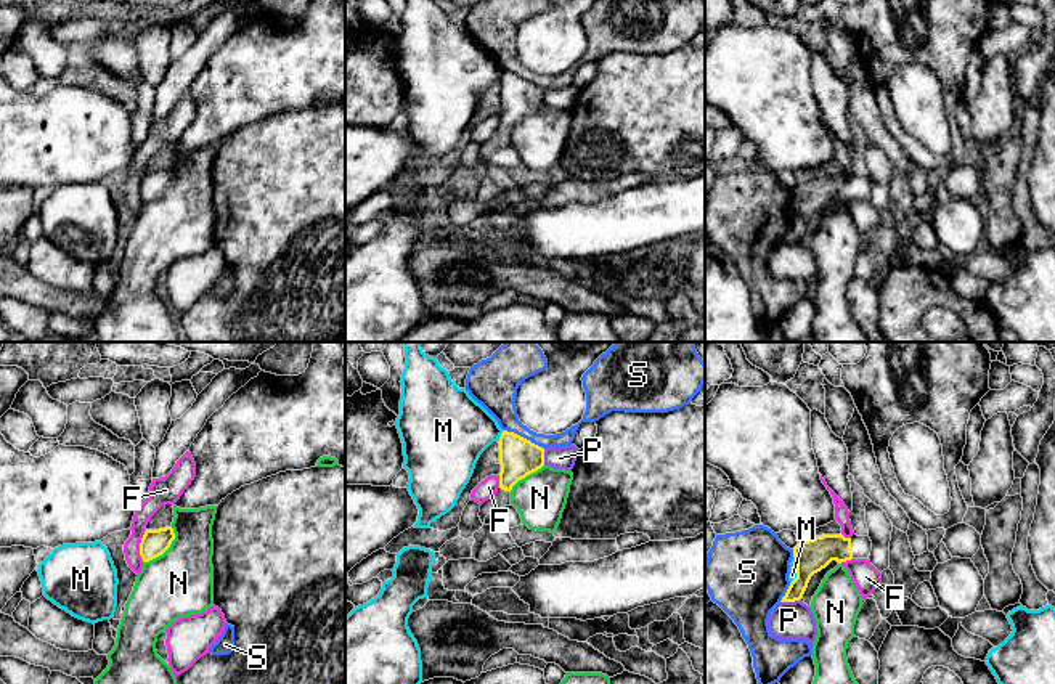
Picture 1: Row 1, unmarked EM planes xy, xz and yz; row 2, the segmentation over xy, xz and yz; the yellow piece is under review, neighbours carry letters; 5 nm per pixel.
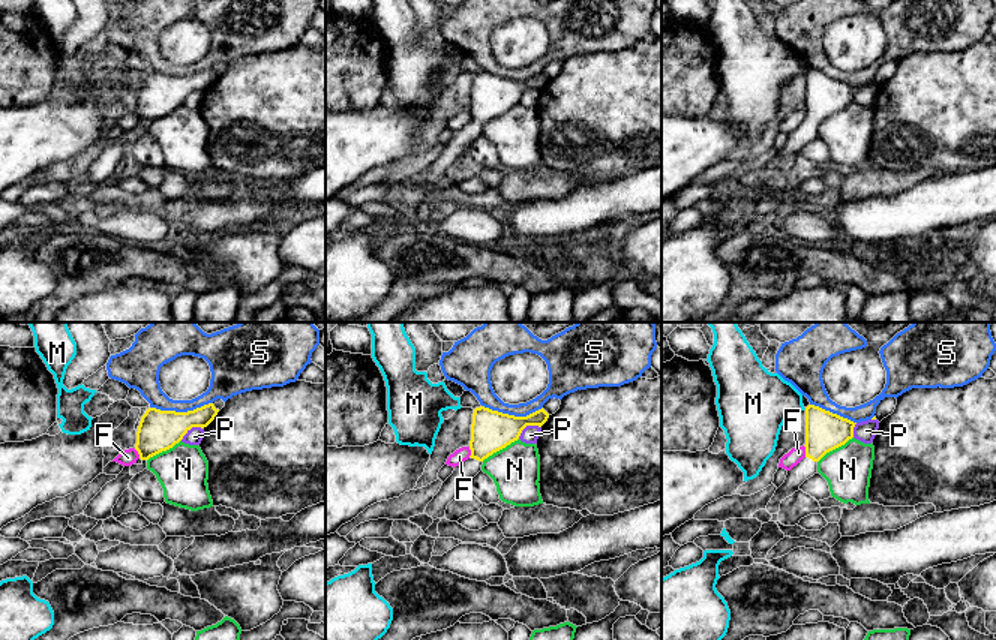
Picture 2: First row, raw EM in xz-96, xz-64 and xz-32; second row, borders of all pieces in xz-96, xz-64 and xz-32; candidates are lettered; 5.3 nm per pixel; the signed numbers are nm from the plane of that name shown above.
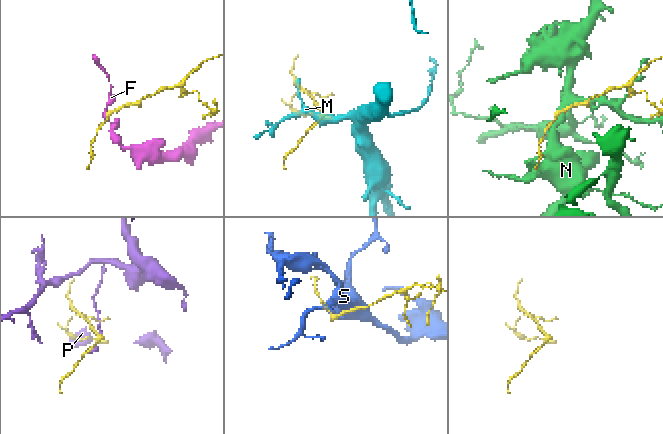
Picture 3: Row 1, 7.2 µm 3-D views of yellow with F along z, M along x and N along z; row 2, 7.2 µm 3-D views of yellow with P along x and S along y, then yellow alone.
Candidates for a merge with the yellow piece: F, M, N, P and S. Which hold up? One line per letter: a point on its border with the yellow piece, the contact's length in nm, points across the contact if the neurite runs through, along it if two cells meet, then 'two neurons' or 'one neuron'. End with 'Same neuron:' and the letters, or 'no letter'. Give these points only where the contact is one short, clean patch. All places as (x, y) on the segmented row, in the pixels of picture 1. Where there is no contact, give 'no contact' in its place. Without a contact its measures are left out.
F: contact xy (140, 548); length 160 nm; border xy (145, 532), (140, 541), (140, 557), (143, 562); two neurons
M: contact xz (500, 437); length 70 nm; border xz (503, 431), (498, 442); two neurons
N: contact xy (167, 548); length 240 nm; two neurons
P: contact yz (789, 601); length 100 nm; two neurons
S: contact xz (522, 437); length 220 nm; two neurons
Same neuron: no letter

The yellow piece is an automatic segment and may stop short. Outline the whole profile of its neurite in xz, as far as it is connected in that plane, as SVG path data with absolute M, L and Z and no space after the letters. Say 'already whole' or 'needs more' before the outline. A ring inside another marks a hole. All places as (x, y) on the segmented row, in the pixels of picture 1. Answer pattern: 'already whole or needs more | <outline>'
needs more | M503 430L498 443L501 464L499 488L480 506L479 517L482 523L488 514L511 506L511 490L519 480L544 466L544 448L514 432Z

